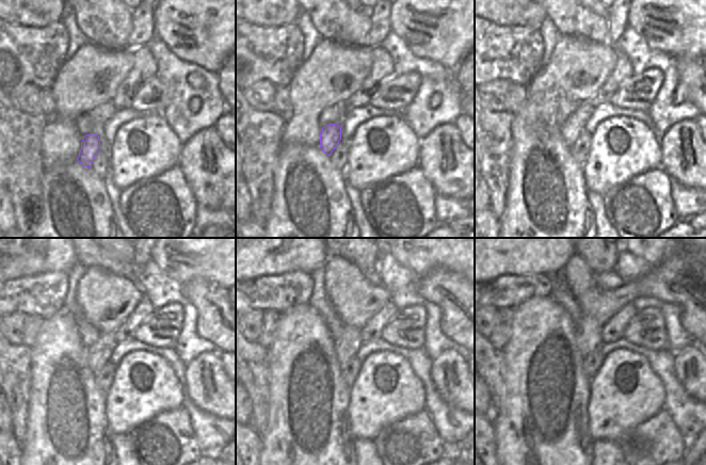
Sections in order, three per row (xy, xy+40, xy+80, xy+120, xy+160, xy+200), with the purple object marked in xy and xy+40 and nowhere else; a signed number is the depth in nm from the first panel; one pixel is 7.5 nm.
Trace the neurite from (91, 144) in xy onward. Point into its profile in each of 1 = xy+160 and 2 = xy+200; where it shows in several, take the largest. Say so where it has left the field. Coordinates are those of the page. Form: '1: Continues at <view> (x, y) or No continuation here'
1: Continues at xy+160 (347, 346)
2: Continues at xy+200 (590, 338).

